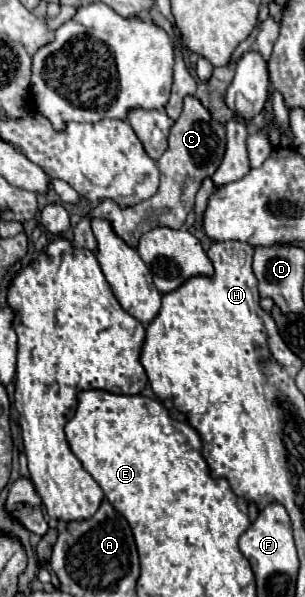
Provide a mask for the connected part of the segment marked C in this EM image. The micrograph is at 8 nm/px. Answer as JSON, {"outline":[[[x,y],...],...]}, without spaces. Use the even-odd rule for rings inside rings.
{"outline":[[[187,96],[183,102],[181,116],[171,126],[169,148],[157,160],[161,172],[161,186],[157,194],[129,208],[119,208],[113,200],[103,200],[97,208],[93,208],[87,216],[83,216],[77,222],[73,230],[73,246],[97,252],[97,240],[91,232],[91,218],[109,220],[115,234],[121,240],[125,240],[125,244],[129,244],[131,248],[137,248],[141,234],[147,234],[157,226],[167,226],[173,230],[183,228],[187,214],[193,212],[197,190],[201,188],[205,178],[213,176],[213,172],[221,164],[223,154],[225,154],[225,128],[217,120],[213,120],[209,110],[205,110],[195,96]]]}

